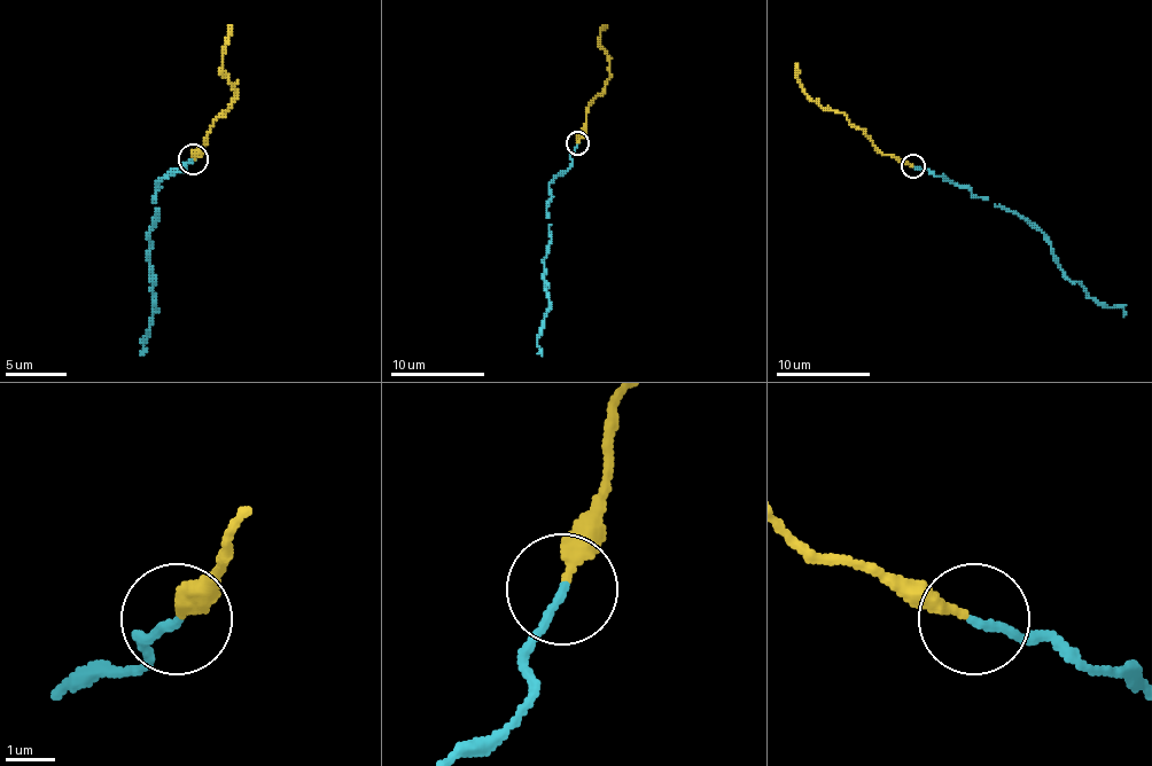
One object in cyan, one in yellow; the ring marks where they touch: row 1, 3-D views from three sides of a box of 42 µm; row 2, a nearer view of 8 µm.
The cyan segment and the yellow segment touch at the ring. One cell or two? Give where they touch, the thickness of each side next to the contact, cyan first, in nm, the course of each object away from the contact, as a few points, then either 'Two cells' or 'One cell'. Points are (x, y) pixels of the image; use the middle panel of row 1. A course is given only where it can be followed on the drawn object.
Place: (577, 143). Thickness 150 nm (cyan) against 320 nm. Course of cyan: (577, 142), (571, 164), (549, 185), (551, 239), (544, 259), (549, 302), (537, 353). Course of yellow: (577, 142), (586, 115), (609, 77), (609, 56), (600, 46), (600, 34), (607, 25). One cell

